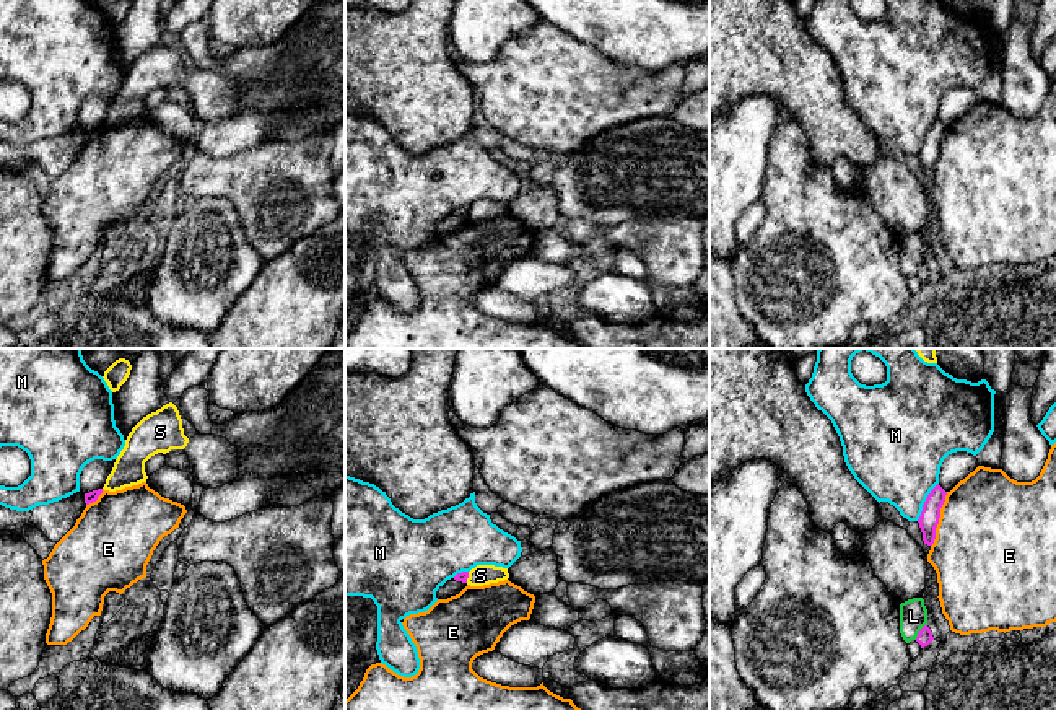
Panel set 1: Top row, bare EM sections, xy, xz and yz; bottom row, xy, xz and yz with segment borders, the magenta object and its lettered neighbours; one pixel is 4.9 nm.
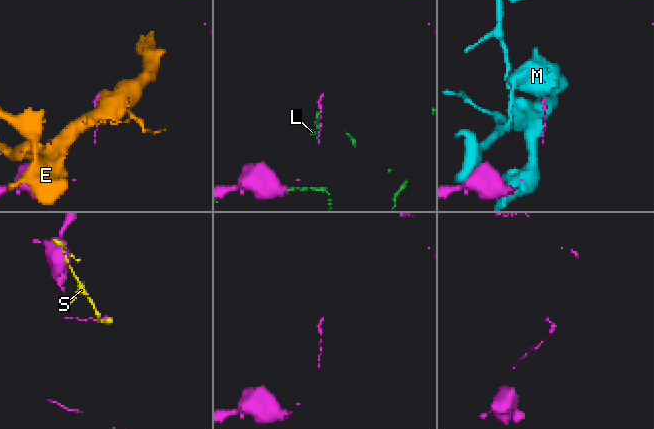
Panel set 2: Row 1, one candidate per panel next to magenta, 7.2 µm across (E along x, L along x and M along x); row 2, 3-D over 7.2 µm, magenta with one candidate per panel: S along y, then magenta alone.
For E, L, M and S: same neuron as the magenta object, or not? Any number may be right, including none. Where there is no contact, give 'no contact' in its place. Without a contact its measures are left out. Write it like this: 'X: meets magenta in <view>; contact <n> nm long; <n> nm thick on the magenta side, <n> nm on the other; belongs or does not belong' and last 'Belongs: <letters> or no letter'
E: meets magenta in yz; contact 280 nm long; 100 nm thick on the magenta side, 480 nm on the other; does not belong
L: meets magenta in yz; contact 100 nm long; 80 nm thick on the magenta side, 140 nm on the other; does not belong
M: meets magenta in yz; contact 220 nm long; 100 nm thick on the magenta side, 420 nm on the other; does not belong
S: meets magenta in xz; contact 60 nm long; 50 nm thick on the magenta side, 100 nm on the other; does not belong
Belongs: no letter

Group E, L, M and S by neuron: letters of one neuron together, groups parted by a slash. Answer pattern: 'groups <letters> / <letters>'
groups E / L / M / S

